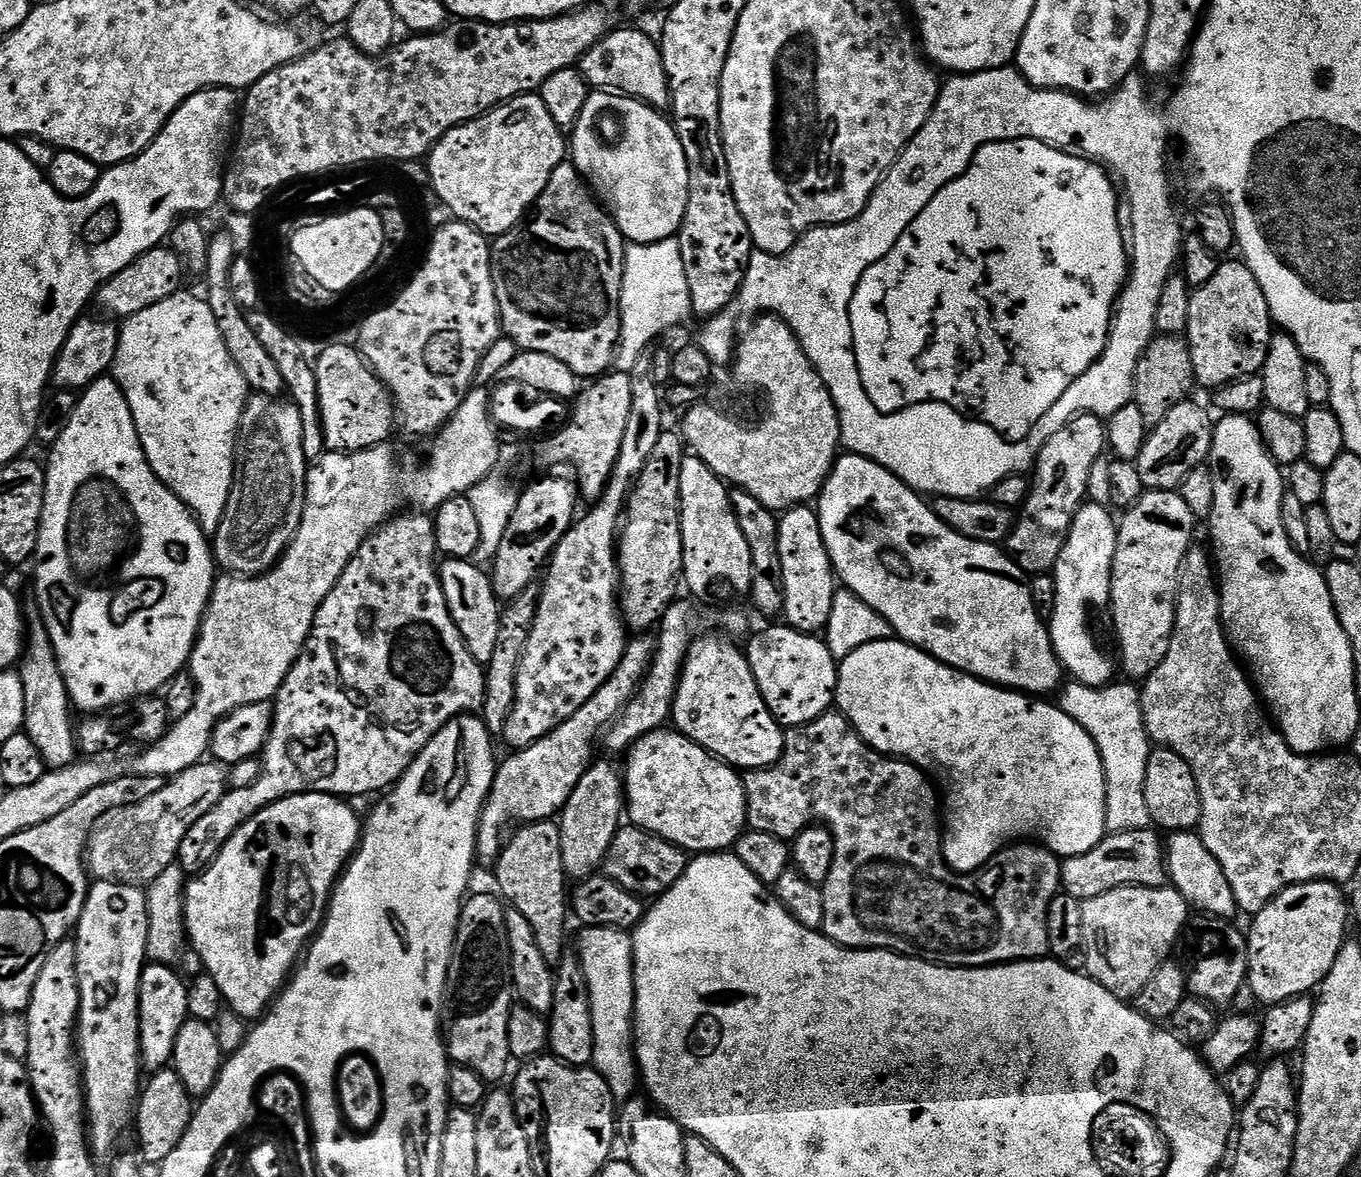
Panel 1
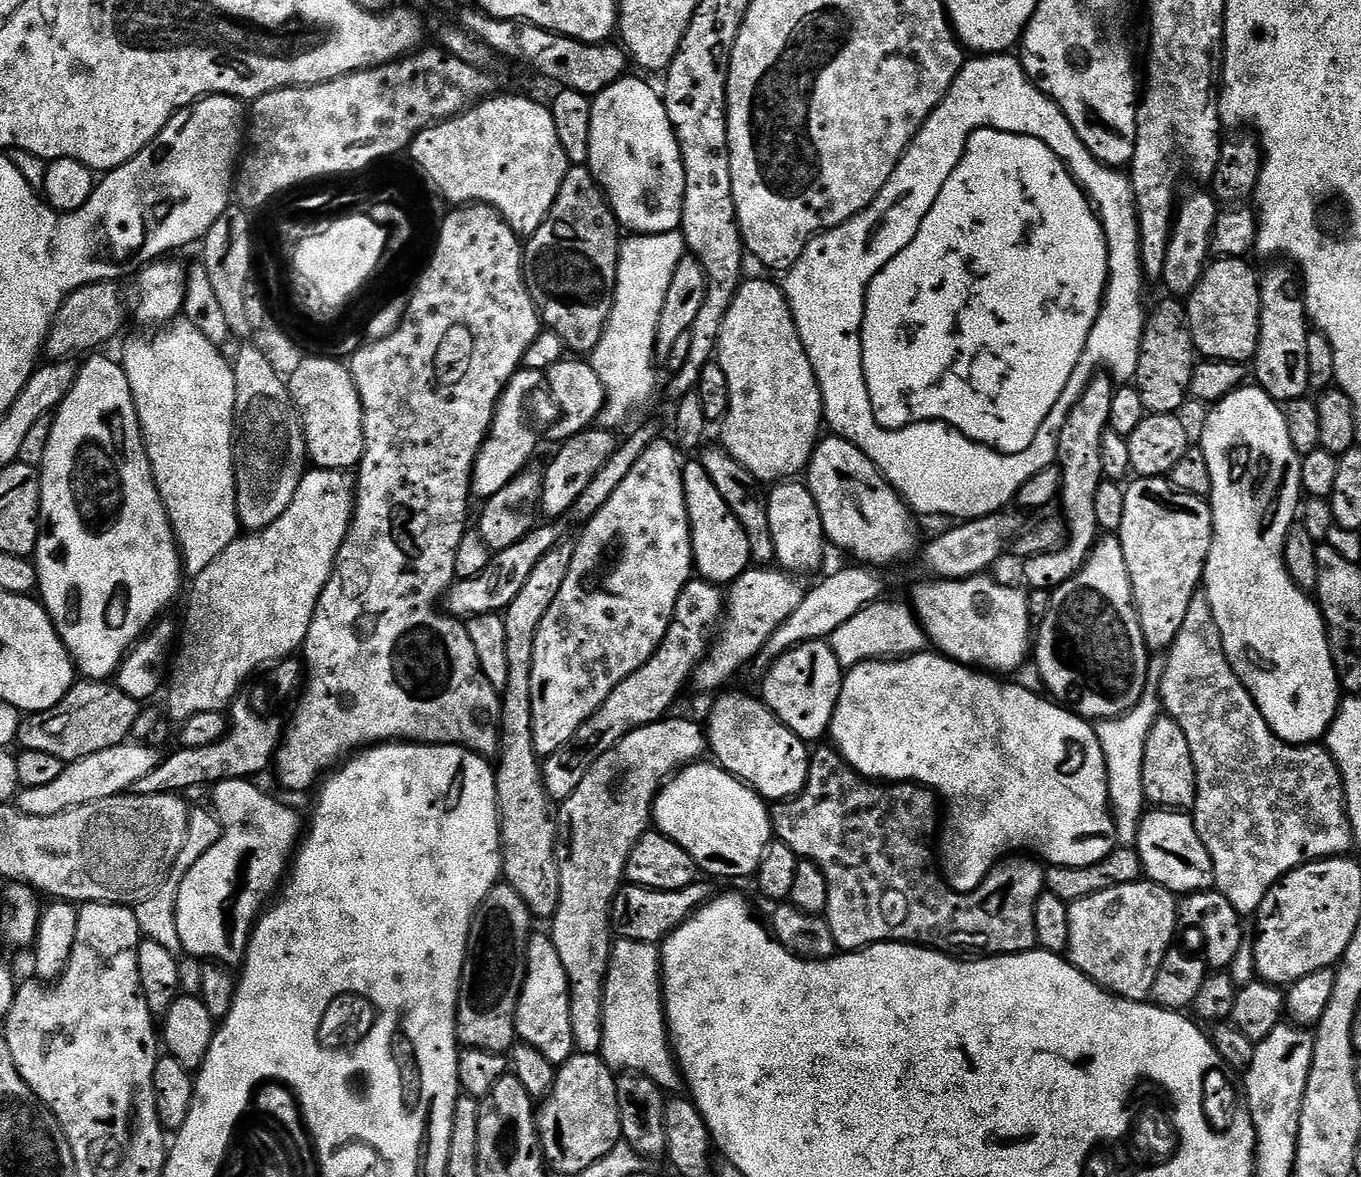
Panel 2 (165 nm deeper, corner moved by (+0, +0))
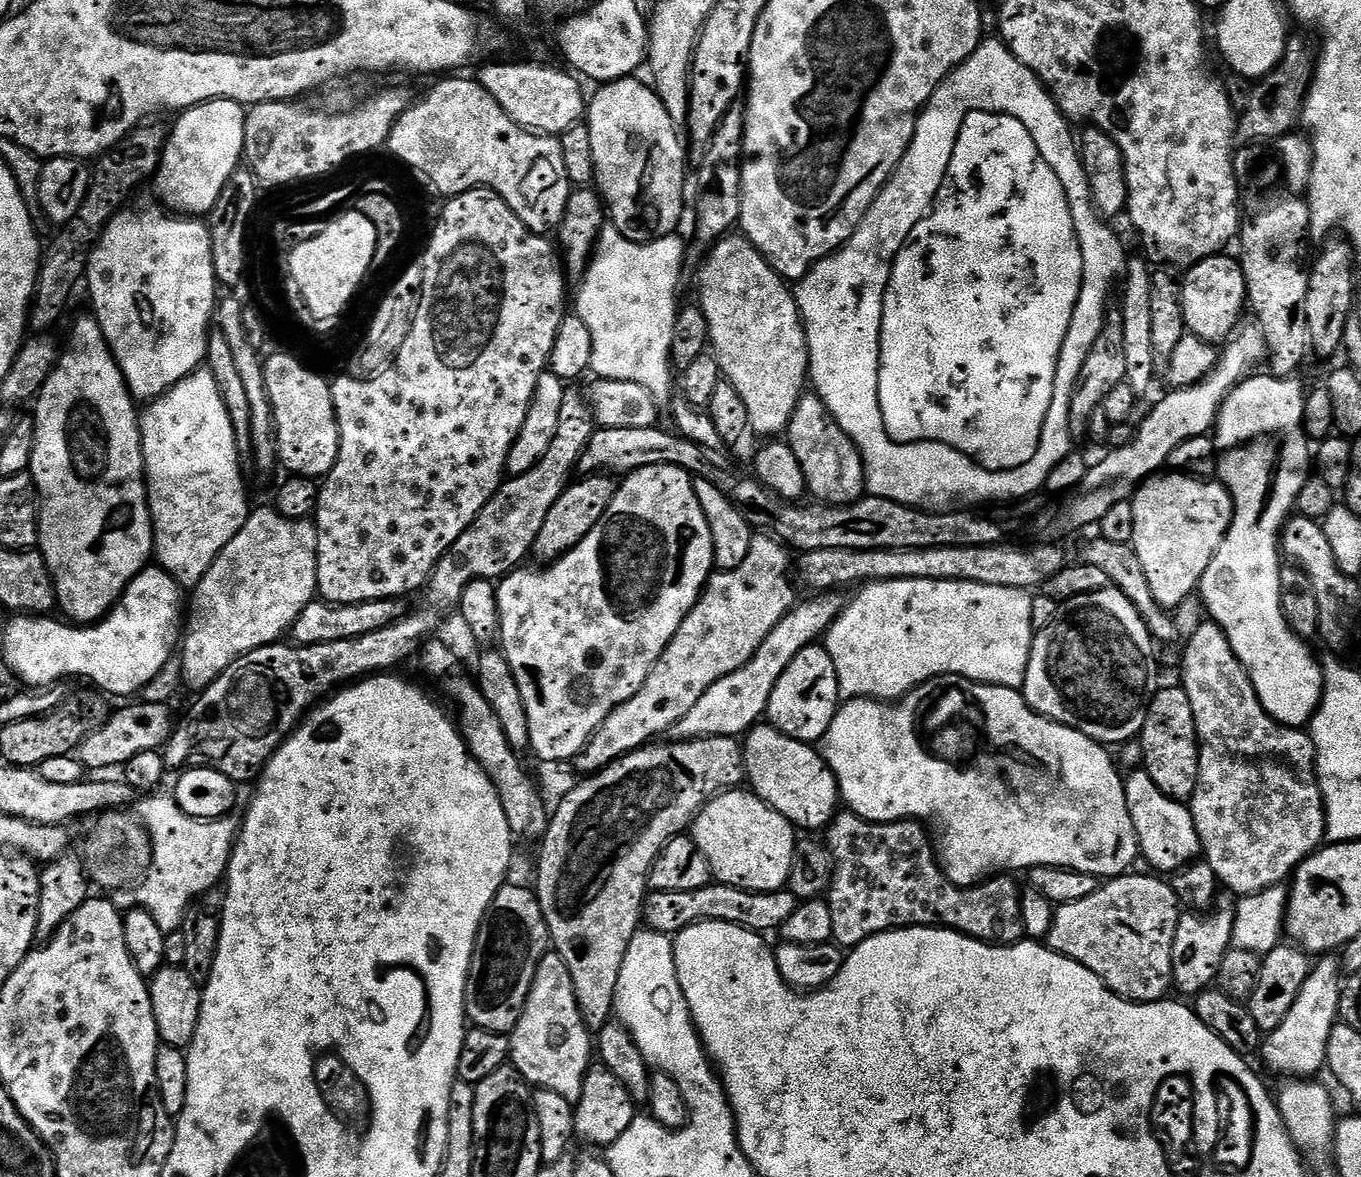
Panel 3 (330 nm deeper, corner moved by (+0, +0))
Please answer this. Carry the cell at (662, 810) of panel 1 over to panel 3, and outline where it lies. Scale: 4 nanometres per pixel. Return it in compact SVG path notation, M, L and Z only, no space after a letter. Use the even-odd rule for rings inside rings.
M729 790L709 800L693 820L690 835L706 856L706 862L710 862L710 870L719 883L738 886L738 890L747 892L778 892L787 885L798 843L797 829L751 791Z

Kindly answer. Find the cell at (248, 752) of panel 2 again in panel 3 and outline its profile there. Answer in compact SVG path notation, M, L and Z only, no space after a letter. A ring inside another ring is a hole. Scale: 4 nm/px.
M576 386L565 387L562 410L558 413L558 431L554 433L554 438L550 442L550 450L546 450L546 454L542 454L540 461L530 466L526 474L518 474L505 479L490 498L490 502L486 502L486 506L474 518L471 526L464 531L462 538L458 538L458 542L454 542L454 546L450 546L450 550L442 554L442 558L436 564L435 572L422 589L422 595L419 597L421 598L420 608L413 607L401 620L362 637L322 642L316 645L277 642L262 646L253 652L247 652L245 656L235 660L209 688L203 689L197 695L200 697L197 698L196 705L185 714L184 721L181 724L179 721L173 727L172 737L162 749L165 769L209 768L218 770L218 774L226 774L226 778L234 782L255 781L267 766L268 759L282 747L284 741L296 731L304 717L317 704L349 682L399 669L396 667L403 660L410 659L412 655L415 657L418 645L428 638L423 638L423 636L430 635L443 622L444 615L451 608L452 611L459 609L462 590L466 590L466 586L470 586L472 580L499 581L509 572L521 567L527 561L524 559L529 559L534 542L538 538L538 530L542 530L542 522L546 522L546 514L550 514L550 506L558 502L560 495L572 483L582 454L597 427L593 405L589 401L588 404L584 401L583 394L576 389ZM272 692L276 695L276 712L272 712Z

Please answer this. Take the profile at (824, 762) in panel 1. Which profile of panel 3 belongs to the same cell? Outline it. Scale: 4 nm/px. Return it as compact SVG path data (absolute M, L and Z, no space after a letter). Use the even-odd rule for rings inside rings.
M847 810L837 811L831 818L831 823L826 828L828 840L826 839L826 847L829 855L832 856L832 883L829 884L826 893L828 901L828 909L830 910L830 918L833 919L832 940L835 941L841 949L851 950L856 945L866 942L866 938L877 936L883 932L890 932L898 928L927 928L935 926L938 928L950 928L953 932L960 932L963 936L973 936L975 940L985 942L999 942L1001 945L1007 946L1015 944L1023 939L1024 923L1022 922L1022 906L1020 905L1021 885L1016 885L1015 879L1009 878L1007 875L1001 874L995 878L989 878L974 888L958 888L952 884L940 871L940 865L936 863L936 854L932 850L931 839L923 824L914 820L895 820L889 824L879 824L878 822L870 822L864 820L860 816Z

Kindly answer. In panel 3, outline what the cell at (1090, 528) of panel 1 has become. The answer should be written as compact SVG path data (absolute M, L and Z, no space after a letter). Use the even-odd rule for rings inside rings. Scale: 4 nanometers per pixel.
M1109 586L1097 592L1078 594L1078 598L1065 600L1057 607L1054 622L1046 626L1046 630L1033 635L1024 670L1024 701L1038 715L1070 726L1099 744L1113 746L1135 741L1146 722L1148 701L1154 695L1156 652L1152 647L1154 641L1146 622L1122 590Z

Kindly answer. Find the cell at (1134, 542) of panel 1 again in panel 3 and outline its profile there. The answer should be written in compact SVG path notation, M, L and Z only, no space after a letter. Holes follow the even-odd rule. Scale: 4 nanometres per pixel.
M1157 474L1144 481L1136 489L1132 505L1132 542L1131 546L1142 562L1146 582L1150 584L1150 594L1159 602L1160 607L1171 610L1178 607L1182 598L1193 595L1200 587L1200 579L1206 574L1206 566L1214 558L1218 546L1224 541L1232 521L1232 496L1228 489L1215 479L1197 478L1183 474Z

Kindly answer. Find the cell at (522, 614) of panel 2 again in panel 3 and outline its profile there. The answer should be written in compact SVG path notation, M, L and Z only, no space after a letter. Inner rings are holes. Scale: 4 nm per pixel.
M584 474L579 478L573 479L568 488L560 497L554 506L550 506L550 514L546 514L546 522L542 522L542 530L538 530L538 538L534 542L531 550L533 557L544 560L543 562L555 562L564 557L606 514L610 502L614 498L618 487L617 481L608 474Z

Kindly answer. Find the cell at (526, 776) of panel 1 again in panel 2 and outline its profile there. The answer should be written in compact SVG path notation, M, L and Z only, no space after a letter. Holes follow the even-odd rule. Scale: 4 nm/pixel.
M693 578L678 594L678 602L674 602L674 614L670 626L666 630L666 638L654 650L654 654L630 678L626 678L602 702L598 711L582 726L578 726L578 734L570 738L566 748L559 748L543 761L544 786L553 801L563 802L578 790L578 782L586 778L590 766L598 762L602 754L606 754L621 738L635 728L652 724L655 720L665 719L668 712L676 704L680 691L689 687L692 672L700 665L700 659L708 653L708 646L714 639L714 633L726 611L726 596L717 585L708 580Z

